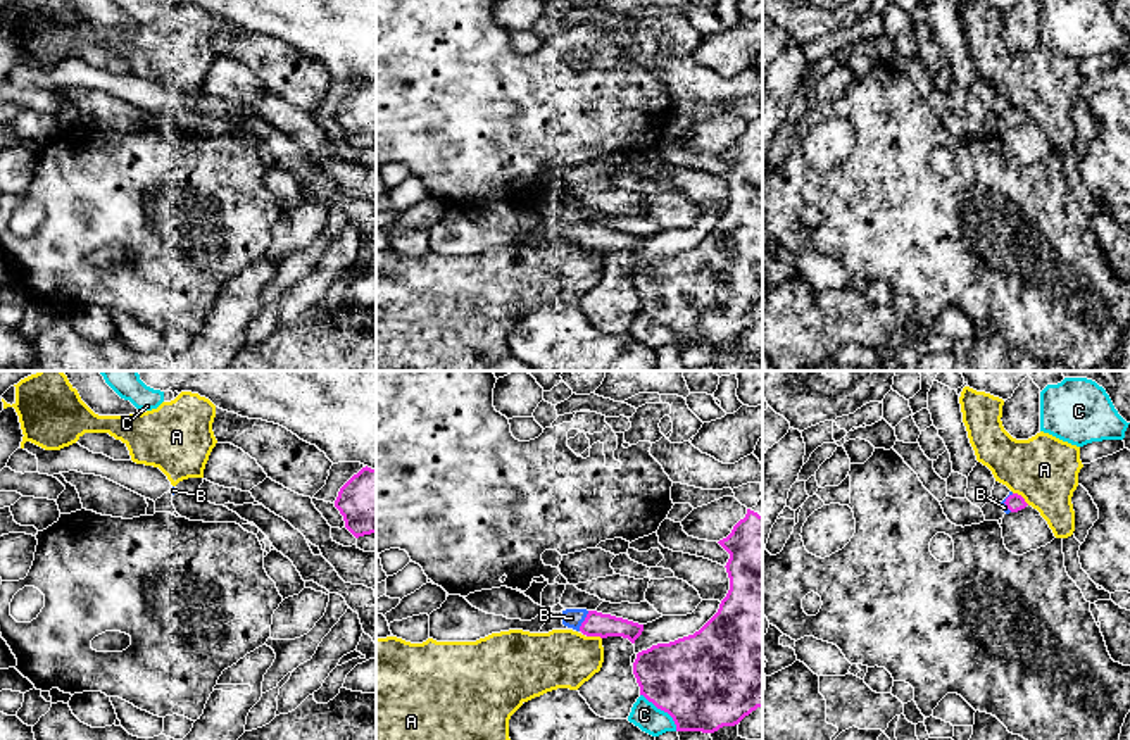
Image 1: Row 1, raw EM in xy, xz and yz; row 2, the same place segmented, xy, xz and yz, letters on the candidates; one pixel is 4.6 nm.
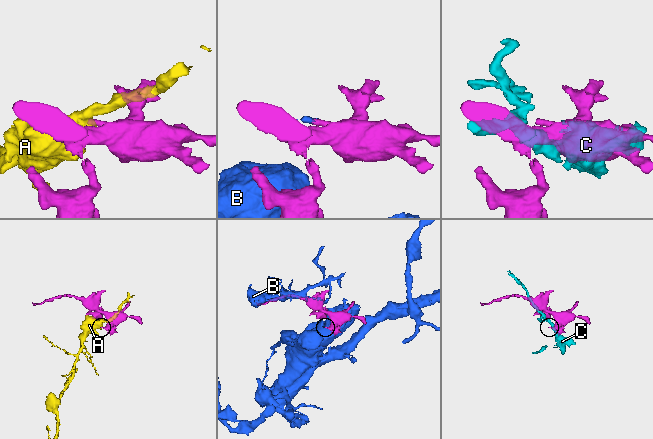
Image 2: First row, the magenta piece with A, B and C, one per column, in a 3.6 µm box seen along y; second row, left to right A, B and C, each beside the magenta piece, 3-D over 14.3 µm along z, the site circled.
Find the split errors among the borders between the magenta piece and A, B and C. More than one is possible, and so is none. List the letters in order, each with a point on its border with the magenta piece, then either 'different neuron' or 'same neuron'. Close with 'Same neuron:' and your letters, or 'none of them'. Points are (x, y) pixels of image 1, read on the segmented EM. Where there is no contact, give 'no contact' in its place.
A: meets magenta in yz at (1022, 497); different neuron
B: meets magenta in xz at (583, 621); same neuron
C: meets magenta in xz at (663, 709); different neuron
Same neuron: B

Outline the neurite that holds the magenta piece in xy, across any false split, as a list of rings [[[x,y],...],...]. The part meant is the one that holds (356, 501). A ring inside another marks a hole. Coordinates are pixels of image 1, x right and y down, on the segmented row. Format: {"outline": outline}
{"outline": [[[362,467],[338,492],[335,507],[355,536],[376,533],[376,469]]]}

